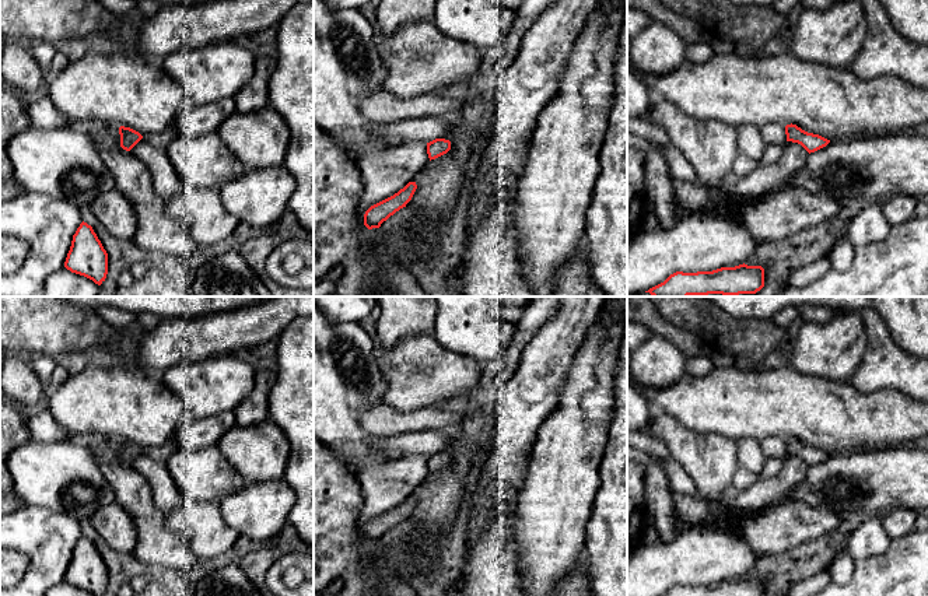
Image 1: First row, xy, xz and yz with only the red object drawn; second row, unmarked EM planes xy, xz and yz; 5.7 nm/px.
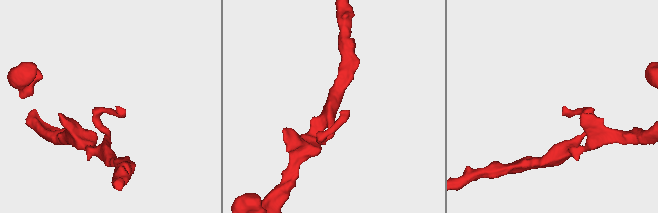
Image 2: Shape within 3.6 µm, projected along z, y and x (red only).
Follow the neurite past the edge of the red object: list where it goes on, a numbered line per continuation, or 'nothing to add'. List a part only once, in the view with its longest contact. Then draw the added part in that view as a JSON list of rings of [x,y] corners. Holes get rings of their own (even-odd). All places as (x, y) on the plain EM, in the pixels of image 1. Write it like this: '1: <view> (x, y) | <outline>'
nothing to add

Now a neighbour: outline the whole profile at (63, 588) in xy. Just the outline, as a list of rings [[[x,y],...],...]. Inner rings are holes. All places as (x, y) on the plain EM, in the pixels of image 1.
[[[63,581],[50,588],[45,596],[94,596],[94,595],[84,589],[71,586],[70,583]]]

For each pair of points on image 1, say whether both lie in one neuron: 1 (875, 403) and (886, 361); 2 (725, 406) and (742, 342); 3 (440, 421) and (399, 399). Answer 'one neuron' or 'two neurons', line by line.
1: two neurons
2: two neurons
3: two neurons

